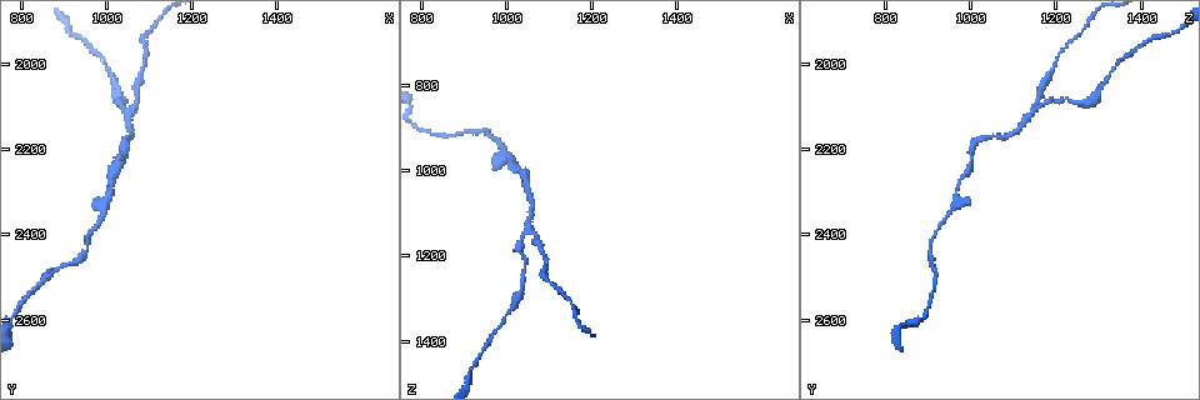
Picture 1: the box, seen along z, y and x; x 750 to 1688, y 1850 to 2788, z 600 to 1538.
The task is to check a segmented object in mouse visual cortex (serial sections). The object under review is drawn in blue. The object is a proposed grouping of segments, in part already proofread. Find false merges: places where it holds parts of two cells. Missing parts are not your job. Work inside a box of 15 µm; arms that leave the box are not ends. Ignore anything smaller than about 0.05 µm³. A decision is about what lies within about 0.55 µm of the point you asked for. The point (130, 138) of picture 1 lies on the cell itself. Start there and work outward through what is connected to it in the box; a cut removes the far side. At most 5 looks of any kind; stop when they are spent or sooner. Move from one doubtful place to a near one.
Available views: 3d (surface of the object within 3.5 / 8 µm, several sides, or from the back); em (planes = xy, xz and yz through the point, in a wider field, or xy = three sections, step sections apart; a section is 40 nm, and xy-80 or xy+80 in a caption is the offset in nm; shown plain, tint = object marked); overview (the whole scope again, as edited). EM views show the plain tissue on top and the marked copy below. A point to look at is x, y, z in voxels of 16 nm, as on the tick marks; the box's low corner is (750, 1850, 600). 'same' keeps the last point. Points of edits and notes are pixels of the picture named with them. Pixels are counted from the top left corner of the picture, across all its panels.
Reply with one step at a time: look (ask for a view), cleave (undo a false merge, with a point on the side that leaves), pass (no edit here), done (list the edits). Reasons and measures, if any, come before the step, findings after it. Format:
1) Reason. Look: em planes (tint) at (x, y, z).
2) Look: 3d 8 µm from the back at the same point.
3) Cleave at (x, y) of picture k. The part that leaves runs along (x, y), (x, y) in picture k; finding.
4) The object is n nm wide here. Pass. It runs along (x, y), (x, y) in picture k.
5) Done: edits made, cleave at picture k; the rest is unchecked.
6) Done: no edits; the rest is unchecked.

Three arms meet. Look: 3d 3.5 µm from the back at (1055, 2120, 1145).

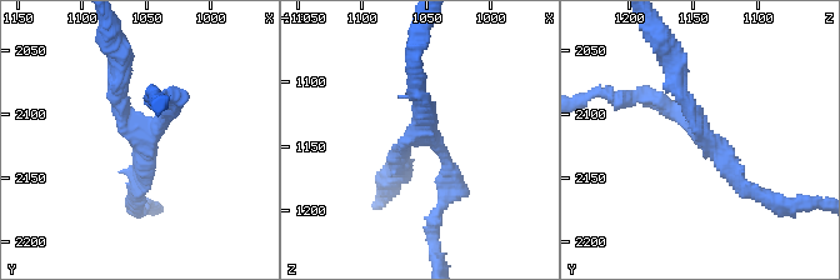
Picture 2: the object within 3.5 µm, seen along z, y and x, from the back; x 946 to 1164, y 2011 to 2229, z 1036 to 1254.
3 arms meet here; the arms are 200, 200, 200 nm wide; shape alone is not enough. Look: em xy step 5 (tint) at (1052, 2122, 1138).

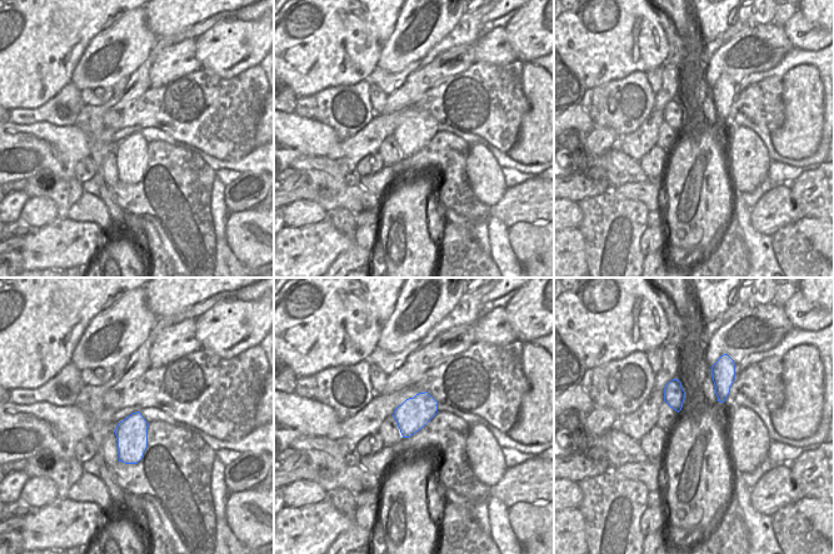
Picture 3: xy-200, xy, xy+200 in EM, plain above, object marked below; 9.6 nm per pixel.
Pass. It runs along (765, 199), (691, 123), (650, 99) in picture 2; one cell here.

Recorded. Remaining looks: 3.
A fork. Look: 3d 3.5 µm at (1005, 2320, 970).

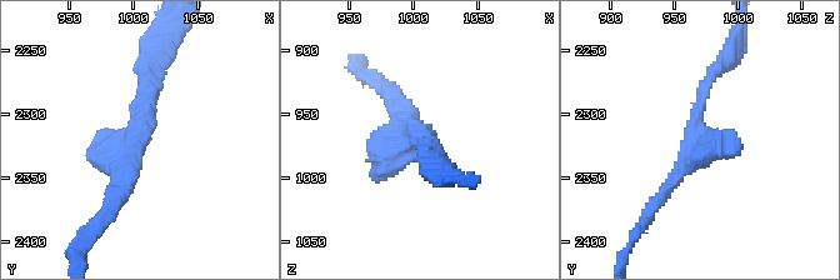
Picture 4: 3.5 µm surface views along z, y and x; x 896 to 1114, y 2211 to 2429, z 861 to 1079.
Look: em xy step 1 (tint) at (1002, 2318, 966).

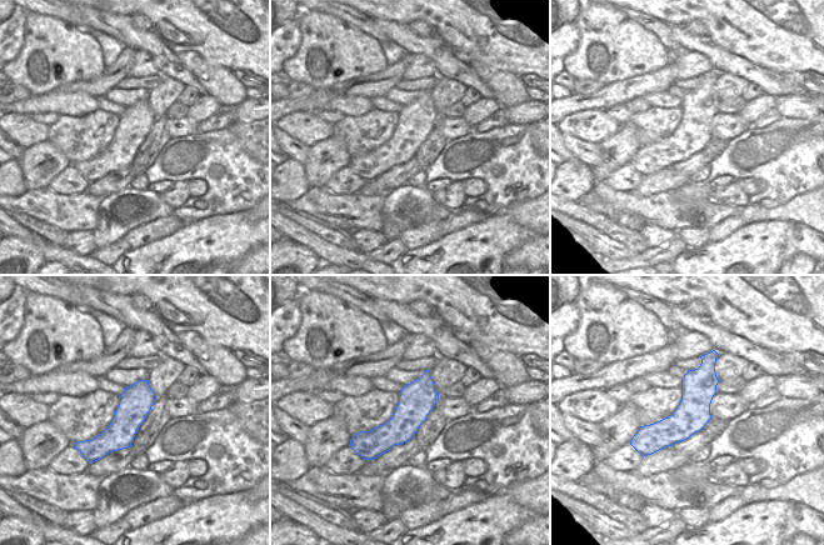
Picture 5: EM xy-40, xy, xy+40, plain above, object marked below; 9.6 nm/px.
Pass. Continuous, no second cell.

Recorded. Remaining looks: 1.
Done: no edits; the rest is unchecked.

